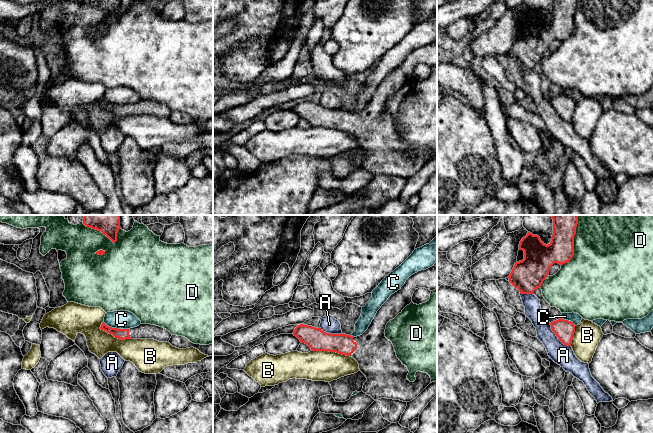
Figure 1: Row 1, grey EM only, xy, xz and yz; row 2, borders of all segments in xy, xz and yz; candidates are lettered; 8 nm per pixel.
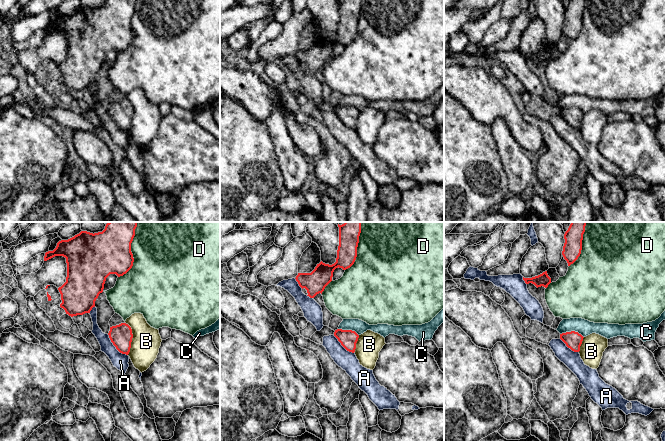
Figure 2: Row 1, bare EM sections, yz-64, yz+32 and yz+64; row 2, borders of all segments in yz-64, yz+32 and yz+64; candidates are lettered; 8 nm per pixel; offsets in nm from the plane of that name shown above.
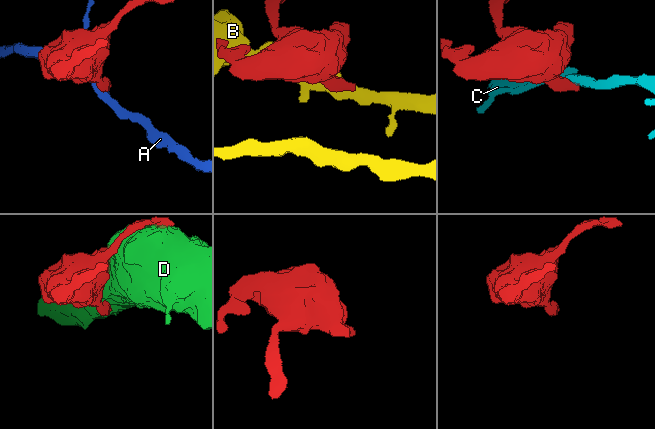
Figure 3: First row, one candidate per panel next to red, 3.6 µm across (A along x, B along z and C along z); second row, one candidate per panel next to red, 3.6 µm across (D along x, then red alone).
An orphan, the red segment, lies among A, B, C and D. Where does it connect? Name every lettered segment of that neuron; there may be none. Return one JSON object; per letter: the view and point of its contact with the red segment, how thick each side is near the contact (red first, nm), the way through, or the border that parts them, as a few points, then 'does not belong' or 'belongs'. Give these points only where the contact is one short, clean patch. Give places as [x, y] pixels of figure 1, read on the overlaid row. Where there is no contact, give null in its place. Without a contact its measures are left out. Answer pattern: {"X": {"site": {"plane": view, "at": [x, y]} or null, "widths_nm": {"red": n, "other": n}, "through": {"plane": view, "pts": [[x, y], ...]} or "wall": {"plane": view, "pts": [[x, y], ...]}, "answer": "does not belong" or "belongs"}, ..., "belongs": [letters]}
{"A": {"site": {"plane": "yz", "at": [557, 336]}, "widths_nm": {"red": 160, "other": 170}, "answer": "does not belong"}, "B": {"site": {"plane": "xy", "at": [115, 337]}, "widths_nm": {"red": 90, "other": 220}, "wall": {"plane": "xy", "pts": [[99, 327], [115, 337], [130, 339]]}, "answer": "does not belong"}, "C": {"site": {"plane": "xy", "at": [116, 328]}, "widths_nm": {"red": 90, "other": 140}, "wall": {"plane": "xy", "pts": [[103, 322], [112, 327], [128, 329]]}, "answer": "does not belong"}, "D": {"site": {"plane": "yz", "at": [573, 242]}, "widths_nm": {"red": 200, "other": 500}, "answer": "does not belong"}, "belongs": []}

